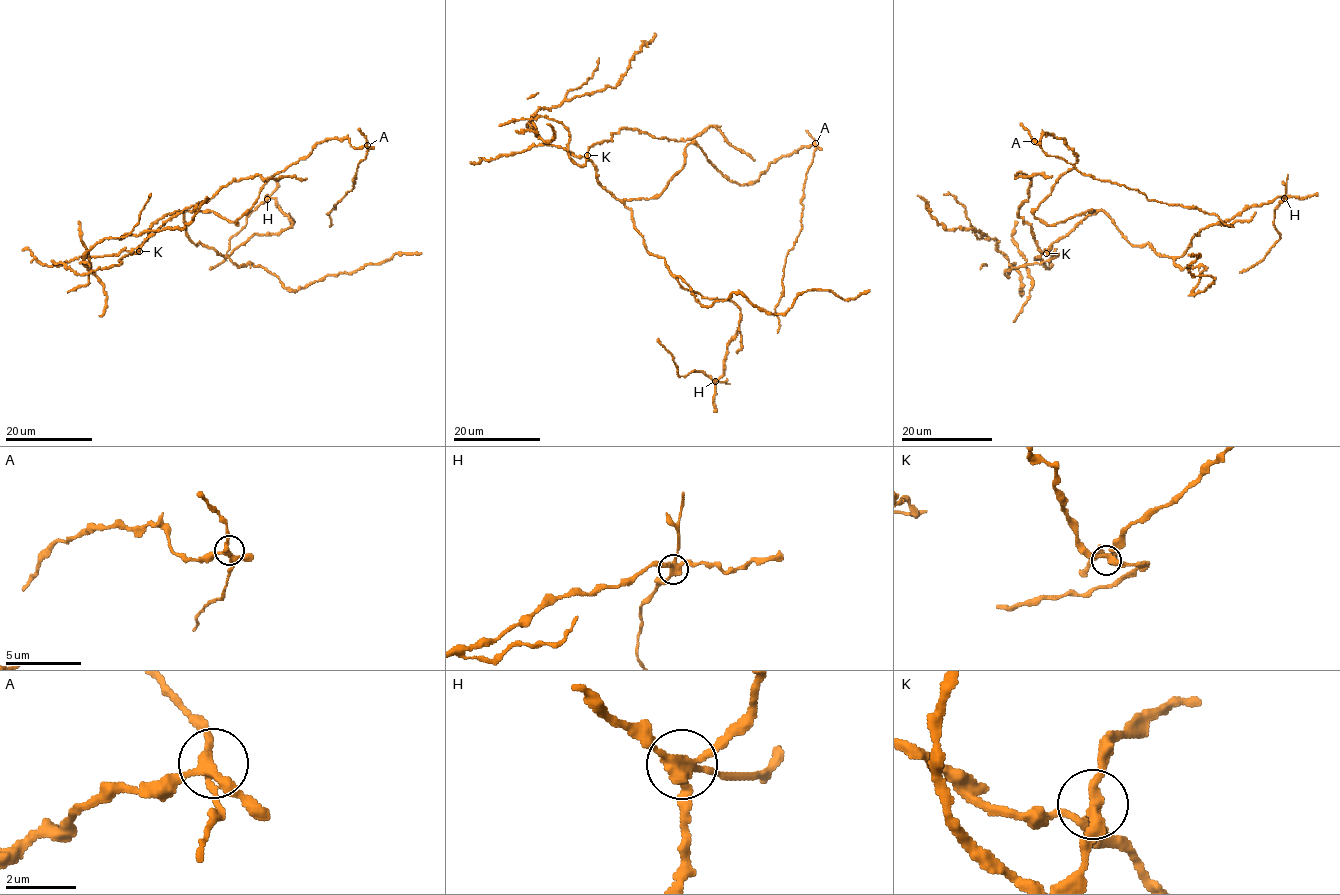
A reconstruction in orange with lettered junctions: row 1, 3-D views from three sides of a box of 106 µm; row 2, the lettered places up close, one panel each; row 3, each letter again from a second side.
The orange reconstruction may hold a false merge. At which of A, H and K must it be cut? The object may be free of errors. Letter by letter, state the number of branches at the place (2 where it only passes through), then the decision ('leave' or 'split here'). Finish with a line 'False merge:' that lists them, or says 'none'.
A: 4 branches meet; leave
H: 4 branches meet; split here
K: 4 branches meet; leave
False merge: H

